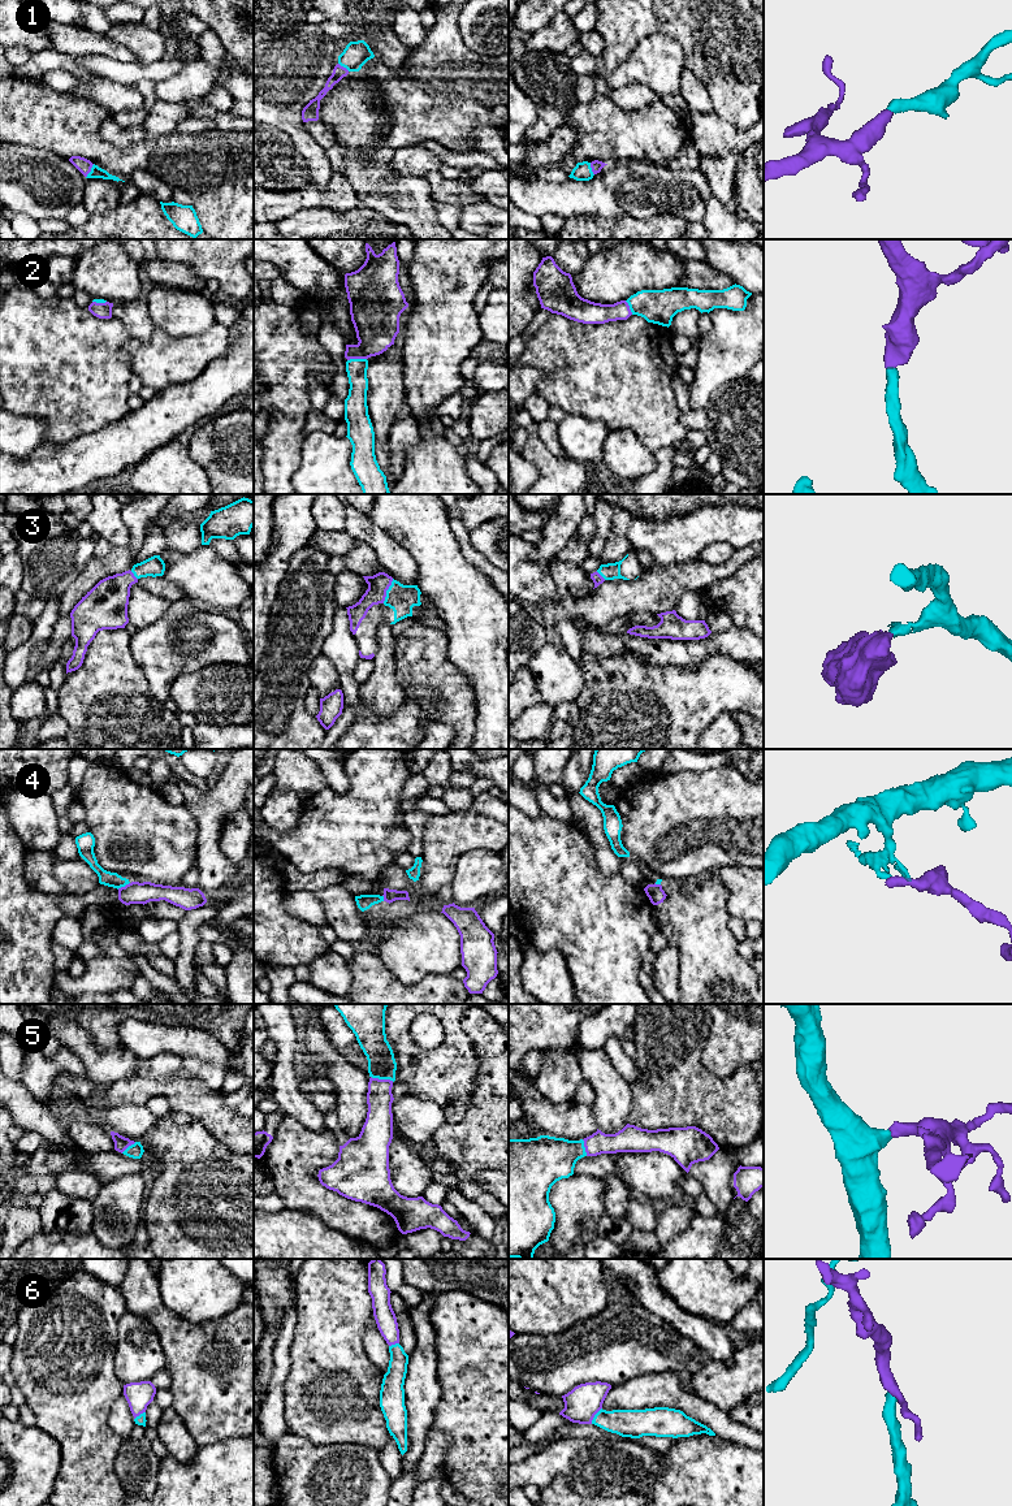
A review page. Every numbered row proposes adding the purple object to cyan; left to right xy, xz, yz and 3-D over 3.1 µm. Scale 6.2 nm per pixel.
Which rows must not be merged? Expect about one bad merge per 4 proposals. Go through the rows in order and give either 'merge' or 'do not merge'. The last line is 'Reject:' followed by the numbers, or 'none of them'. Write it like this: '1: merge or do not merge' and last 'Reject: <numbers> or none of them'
1: merge
2: merge
3: merge
4: do not merge
5: merge
6: merge
Reject: 4

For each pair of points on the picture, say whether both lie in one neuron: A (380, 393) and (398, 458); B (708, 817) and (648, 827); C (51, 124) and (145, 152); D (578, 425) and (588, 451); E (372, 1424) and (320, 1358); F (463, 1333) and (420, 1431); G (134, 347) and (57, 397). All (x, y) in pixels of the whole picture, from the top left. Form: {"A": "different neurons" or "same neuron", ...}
{"A": "different neurons", "B": "same neuron", "C": "same neuron", "D": "same neuron", "E": "same neuron", "F": "different neurons", "G": "different neurons"}

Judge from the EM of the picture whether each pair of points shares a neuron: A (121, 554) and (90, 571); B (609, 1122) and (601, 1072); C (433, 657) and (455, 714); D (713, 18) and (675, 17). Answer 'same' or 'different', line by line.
A: same
B: same
C: same
D: same

